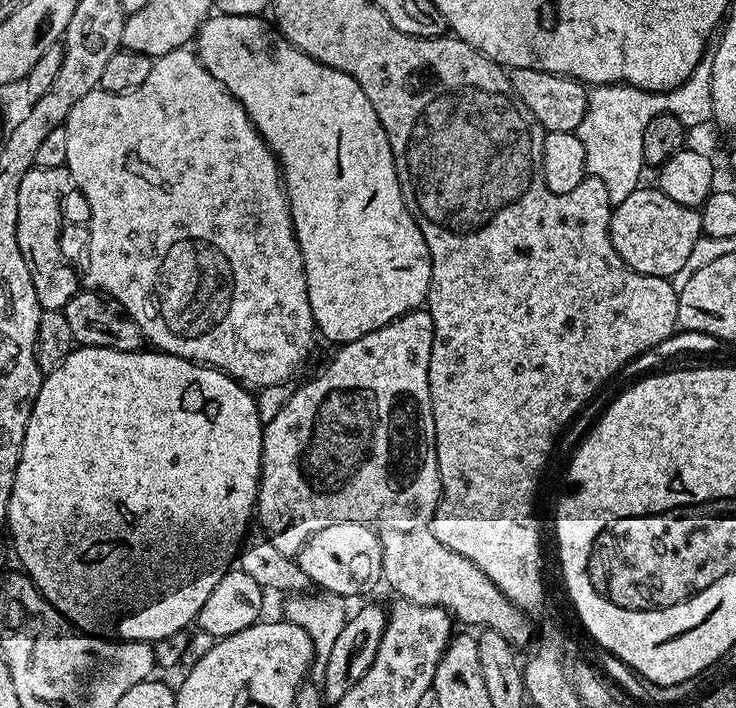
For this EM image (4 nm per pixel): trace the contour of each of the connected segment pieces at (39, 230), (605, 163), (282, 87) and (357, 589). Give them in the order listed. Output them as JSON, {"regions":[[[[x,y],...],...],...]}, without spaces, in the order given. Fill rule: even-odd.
{"regions":[[[[33,166],[18,186],[18,250],[26,258],[26,270],[34,282],[34,294],[38,294],[41,309],[59,312],[74,298],[78,290],[78,272],[68,265],[60,249],[60,223],[64,220],[64,195],[73,191],[72,176],[67,167],[37,168]]],[[[705,58],[690,74],[686,82],[669,92],[647,92],[629,84],[598,84],[589,91],[588,109],[575,133],[586,152],[586,173],[591,179],[601,180],[610,194],[612,205],[630,198],[635,188],[641,187],[640,175],[646,171],[642,154],[642,134],[650,118],[670,114],[685,126],[709,123],[712,120],[712,95],[710,74],[712,61]]],[[[209,15],[200,27],[200,31],[196,33],[194,51],[199,56],[202,66],[206,66],[206,70],[210,70],[210,74],[214,74],[214,78],[218,78],[218,82],[222,82],[231,96],[244,107],[258,134],[268,143],[269,150],[280,161],[284,191],[288,194],[288,208],[292,211],[292,225],[296,231],[296,241],[302,250],[310,310],[316,323],[316,332],[324,335],[328,340],[333,340],[333,345],[349,344],[366,334],[377,332],[382,326],[394,322],[402,314],[419,309],[427,301],[432,277],[430,250],[426,246],[426,238],[422,238],[422,230],[418,230],[410,210],[404,205],[388,135],[386,130],[382,130],[382,122],[378,122],[378,114],[374,114],[374,106],[370,106],[370,98],[362,94],[362,86],[358,86],[358,82],[354,82],[350,74],[342,74],[342,70],[334,70],[310,58],[310,54],[302,54],[302,50],[295,48],[280,31],[267,19],[265,20],[260,16]]],[[[338,522],[318,530],[302,546],[294,558],[302,566],[309,585],[325,592],[333,592],[345,598],[360,596],[368,592],[377,583],[381,583],[384,567],[382,566],[382,546],[375,527],[358,522]]]]}

